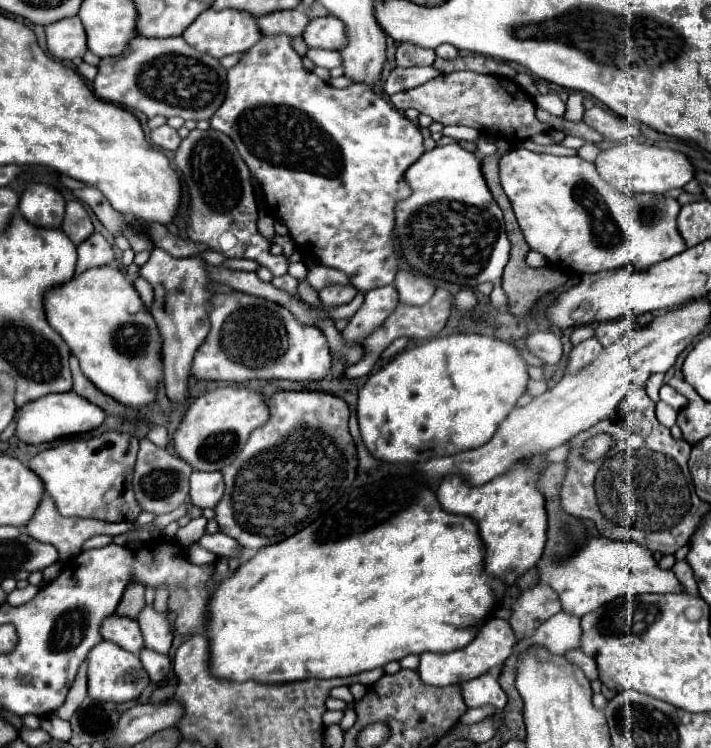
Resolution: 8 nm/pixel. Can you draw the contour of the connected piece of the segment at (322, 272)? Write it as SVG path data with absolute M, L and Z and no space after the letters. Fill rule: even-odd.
M316 264L316 266L312 266L312 268L308 270L306 282L308 282L314 290L322 290L322 286L330 286L330 284L334 284L334 282L338 282L338 284L350 284L350 280L346 278L346 274L342 274L340 270L322 266L322 264Z

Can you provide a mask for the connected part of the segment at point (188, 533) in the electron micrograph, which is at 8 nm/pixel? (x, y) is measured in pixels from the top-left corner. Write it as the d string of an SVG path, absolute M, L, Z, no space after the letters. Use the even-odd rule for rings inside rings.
M201 516L191 520L186 526L180 527L176 534L178 542L185 547L197 542L205 534L206 524L207 519Z

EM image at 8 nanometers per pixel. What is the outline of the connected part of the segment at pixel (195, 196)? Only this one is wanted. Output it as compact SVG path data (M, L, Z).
M198 128L192 130L178 146L174 162L190 194L186 224L190 240L210 244L212 250L226 254L226 258L256 260L274 276L288 272L288 260L284 256L272 256L270 240L266 240L256 228L258 208L250 182L250 170L246 170L246 162L242 162L238 150L234 150L234 142L230 142L226 134Z

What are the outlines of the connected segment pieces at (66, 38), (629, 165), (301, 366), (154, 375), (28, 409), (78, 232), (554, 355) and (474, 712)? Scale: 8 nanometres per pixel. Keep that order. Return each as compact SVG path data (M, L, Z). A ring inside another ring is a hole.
M78 16L62 18L46 26L46 38L50 54L60 60L82 58L88 50L86 34L82 32L82 22Z
M628 140L626 144L618 144L618 146L602 150L594 164L600 178L626 196L634 196L642 192L662 194L672 188L682 188L694 178L694 166L688 160L688 156L684 156L682 152L676 152L670 148L658 148L658 146L636 142L636 140Z
M220 292L208 302L210 334L198 348L190 376L208 382L250 382L250 380L322 380L330 370L326 336L298 322L290 310L260 296L244 292Z
M98 266L86 270L84 274L76 274L72 280L64 282L62 286L54 286L44 294L44 310L50 326L58 330L58 334L68 344L70 352L78 358L84 376L104 394L112 396L124 406L142 406L156 400L158 380L164 378L164 366L160 356L160 332L156 322L146 312L138 292L134 286L124 278L120 268L114 266Z
M62 392L62 394L48 394L42 396L34 402L28 402L26 406L22 406L22 410L18 412L16 420L16 436L20 440L24 440L26 444L40 444L40 442L50 442L54 438L62 438L62 436L72 436L72 434L86 434L96 430L102 422L104 422L106 414L100 406L88 402L86 398L78 396L76 392Z
M70 200L66 204L66 214L62 220L62 230L66 232L66 236L78 246L80 242L84 242L92 232L92 222L90 216L86 212L86 208L82 206L82 202L78 200Z
M532 332L526 338L526 348L544 364L558 364L562 358L562 342L552 332Z
M494 706L468 708L468 710L466 710L466 714L460 718L460 722L462 722L462 724L476 724L476 722L480 722L480 720L484 720L484 718L488 718L488 716L492 716L492 714L496 714Z

